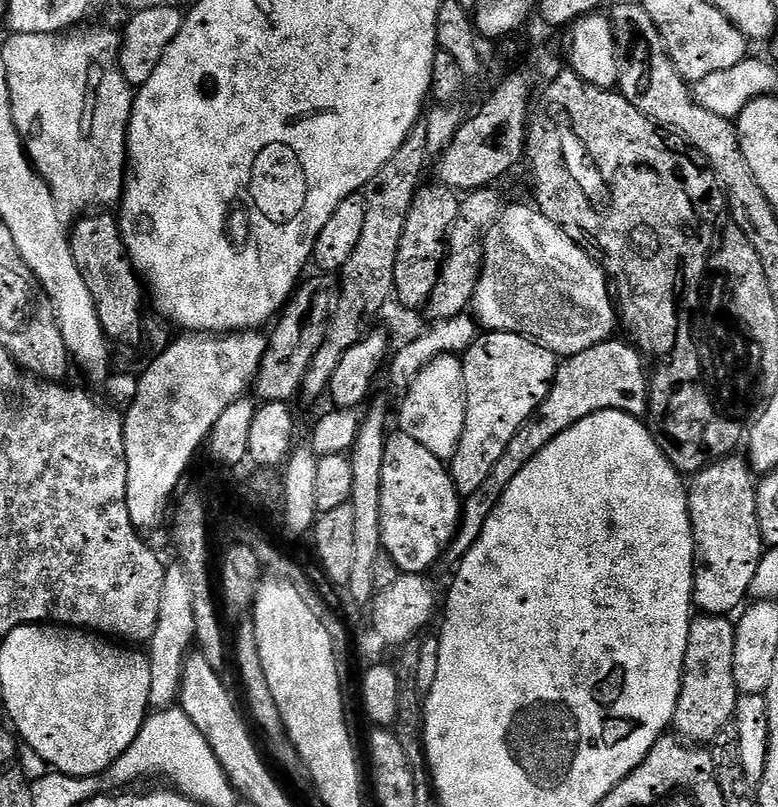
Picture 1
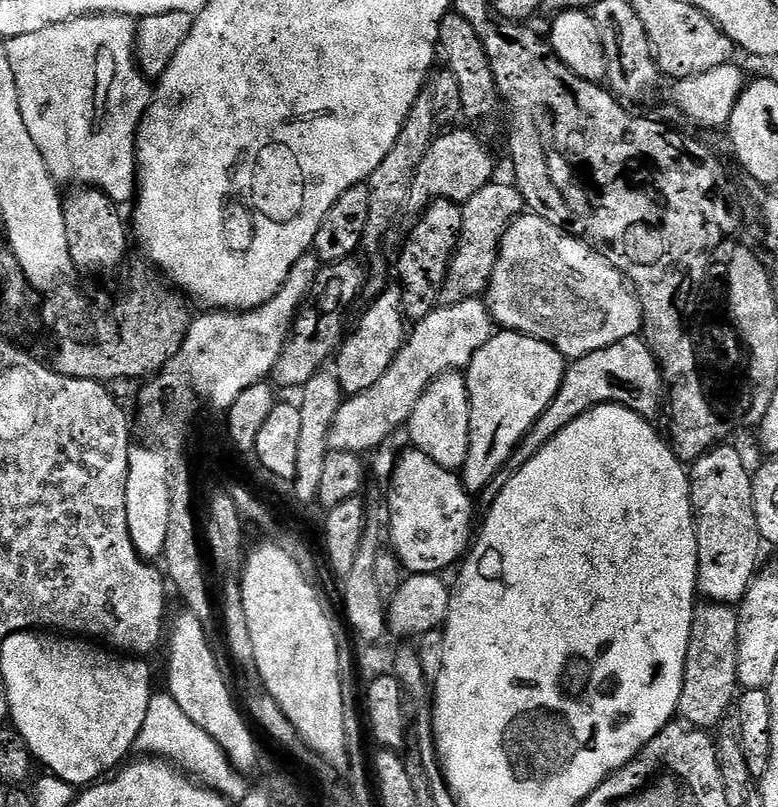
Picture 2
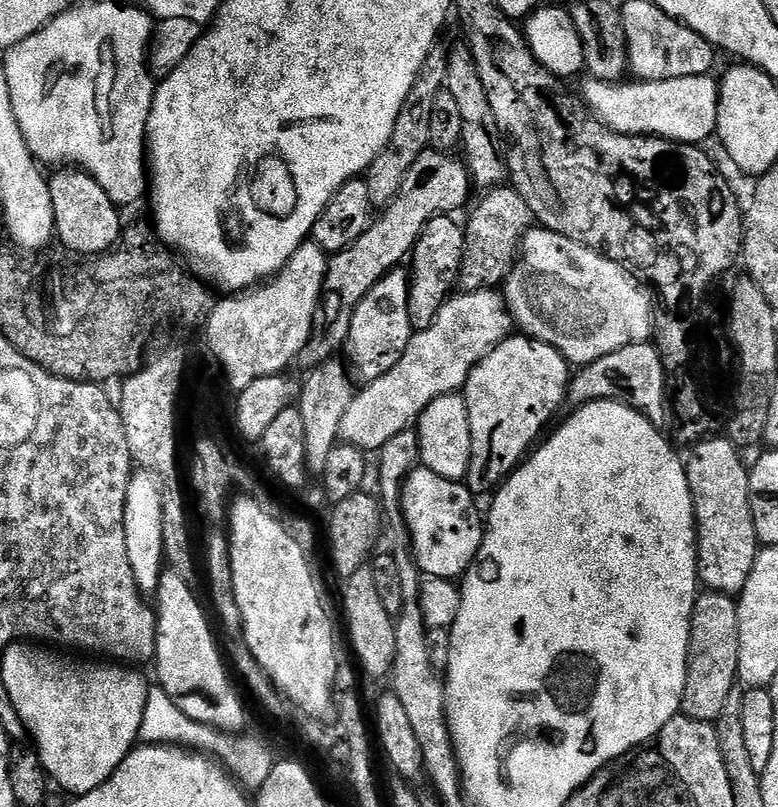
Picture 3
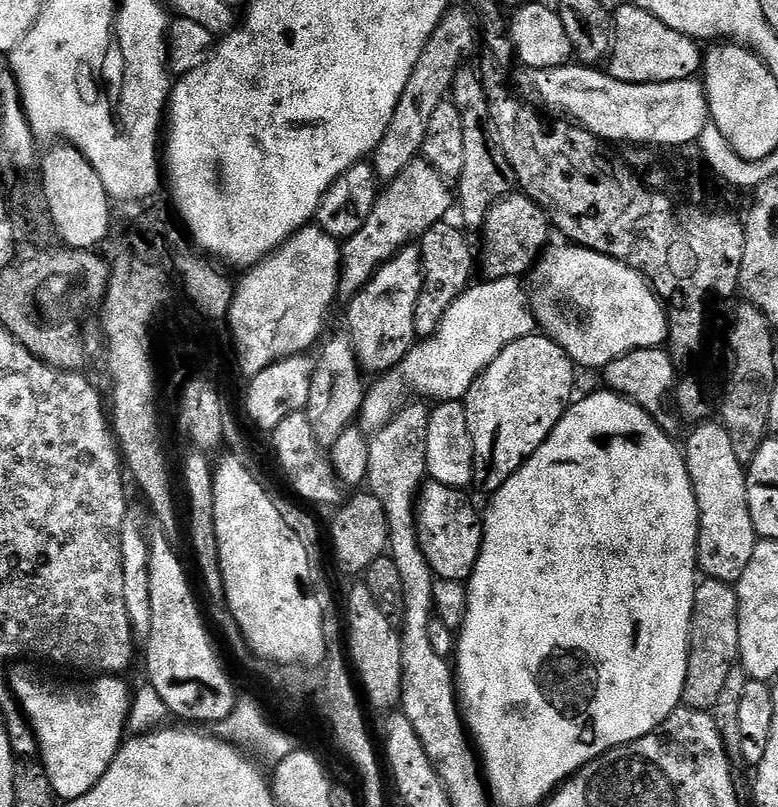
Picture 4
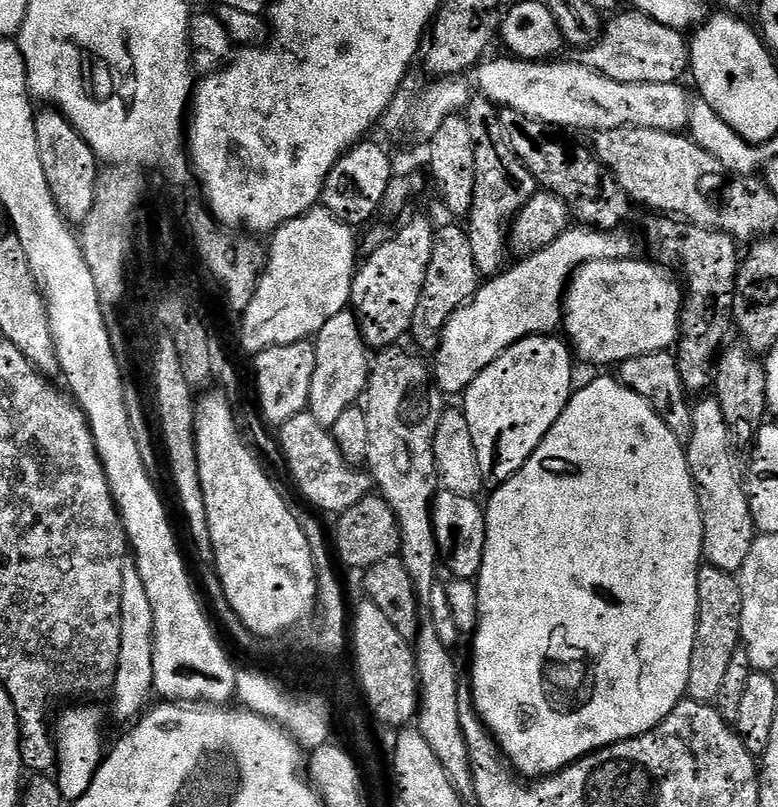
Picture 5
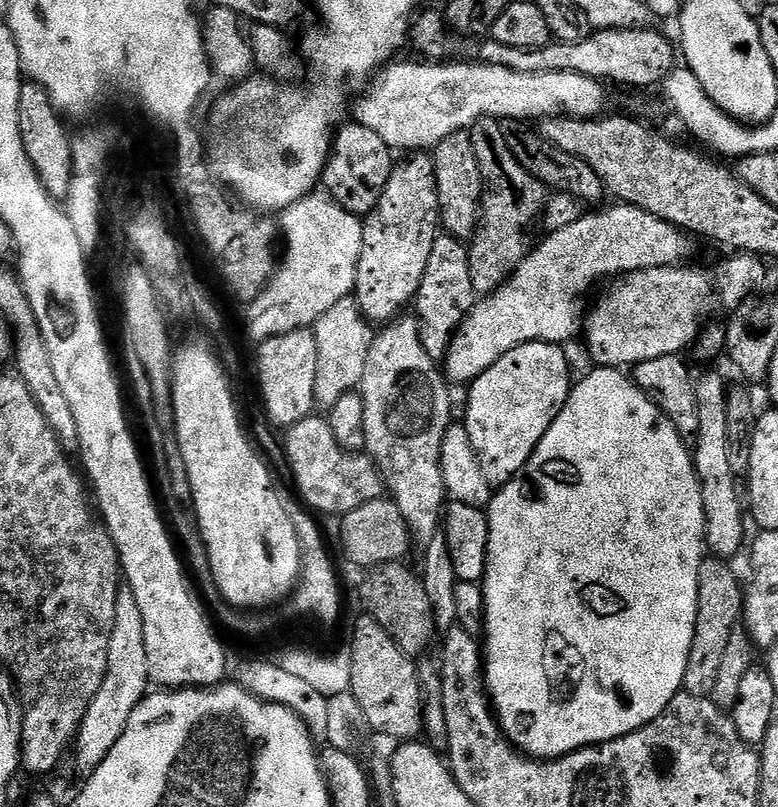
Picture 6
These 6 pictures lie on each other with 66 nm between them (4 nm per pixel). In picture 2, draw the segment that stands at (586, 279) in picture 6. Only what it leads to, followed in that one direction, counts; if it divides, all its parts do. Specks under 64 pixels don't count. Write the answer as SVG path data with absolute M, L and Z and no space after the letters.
M480 298L438 306L413 328L416 329L407 333L402 350L390 370L386 370L370 390L349 395L340 405L328 434L331 451L365 454L378 447L387 436L395 434L396 428L403 429L407 425L410 414L414 414L414 406L418 406L418 398L422 398L424 391L439 376L467 369L474 354L482 350L494 335L492 311Z

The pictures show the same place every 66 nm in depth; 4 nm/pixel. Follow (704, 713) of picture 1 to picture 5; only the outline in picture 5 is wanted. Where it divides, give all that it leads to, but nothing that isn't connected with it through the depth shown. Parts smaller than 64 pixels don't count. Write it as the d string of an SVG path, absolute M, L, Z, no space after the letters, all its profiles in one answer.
M711 566L701 567L698 574L698 610L687 695L693 700L712 702L722 686L730 658L740 646L742 590L739 579L730 572Z

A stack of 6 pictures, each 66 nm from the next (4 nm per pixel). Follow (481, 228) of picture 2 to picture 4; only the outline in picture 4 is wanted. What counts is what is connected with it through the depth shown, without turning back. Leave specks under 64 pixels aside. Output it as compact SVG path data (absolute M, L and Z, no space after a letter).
M513 194L503 196L497 200L484 219L482 235L484 235L484 249L479 249L478 264L484 267L484 276L489 280L501 280L507 276L523 277L523 272L531 273L536 261L540 258L542 251L549 245L548 232L550 233L550 217L539 204L526 195Z

